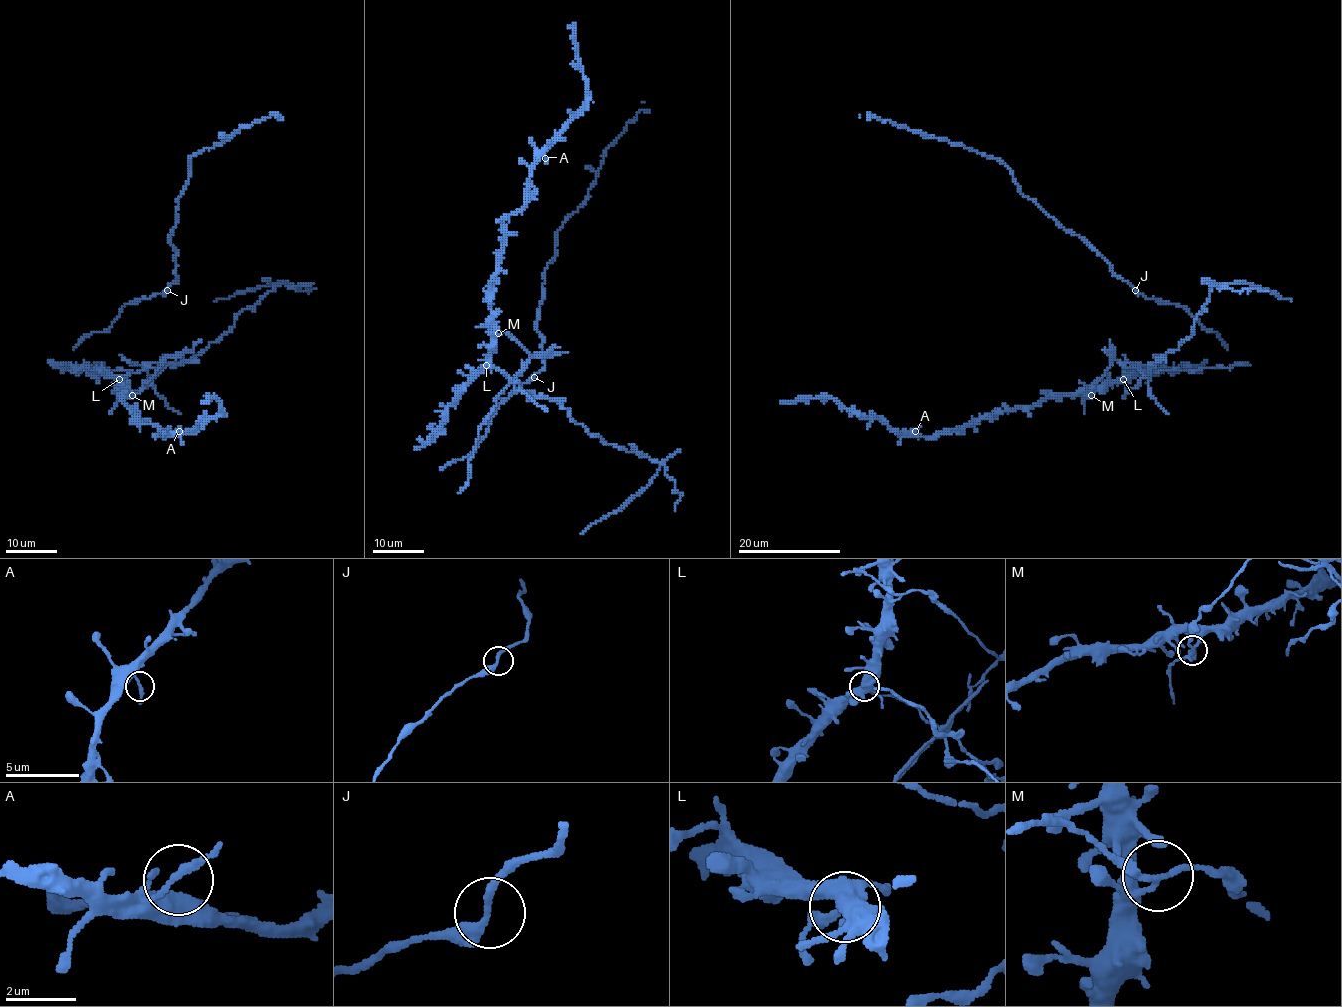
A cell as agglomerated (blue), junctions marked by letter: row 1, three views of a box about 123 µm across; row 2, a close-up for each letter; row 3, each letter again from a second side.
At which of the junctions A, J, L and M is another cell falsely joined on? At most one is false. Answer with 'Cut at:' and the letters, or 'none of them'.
Cut at: M

